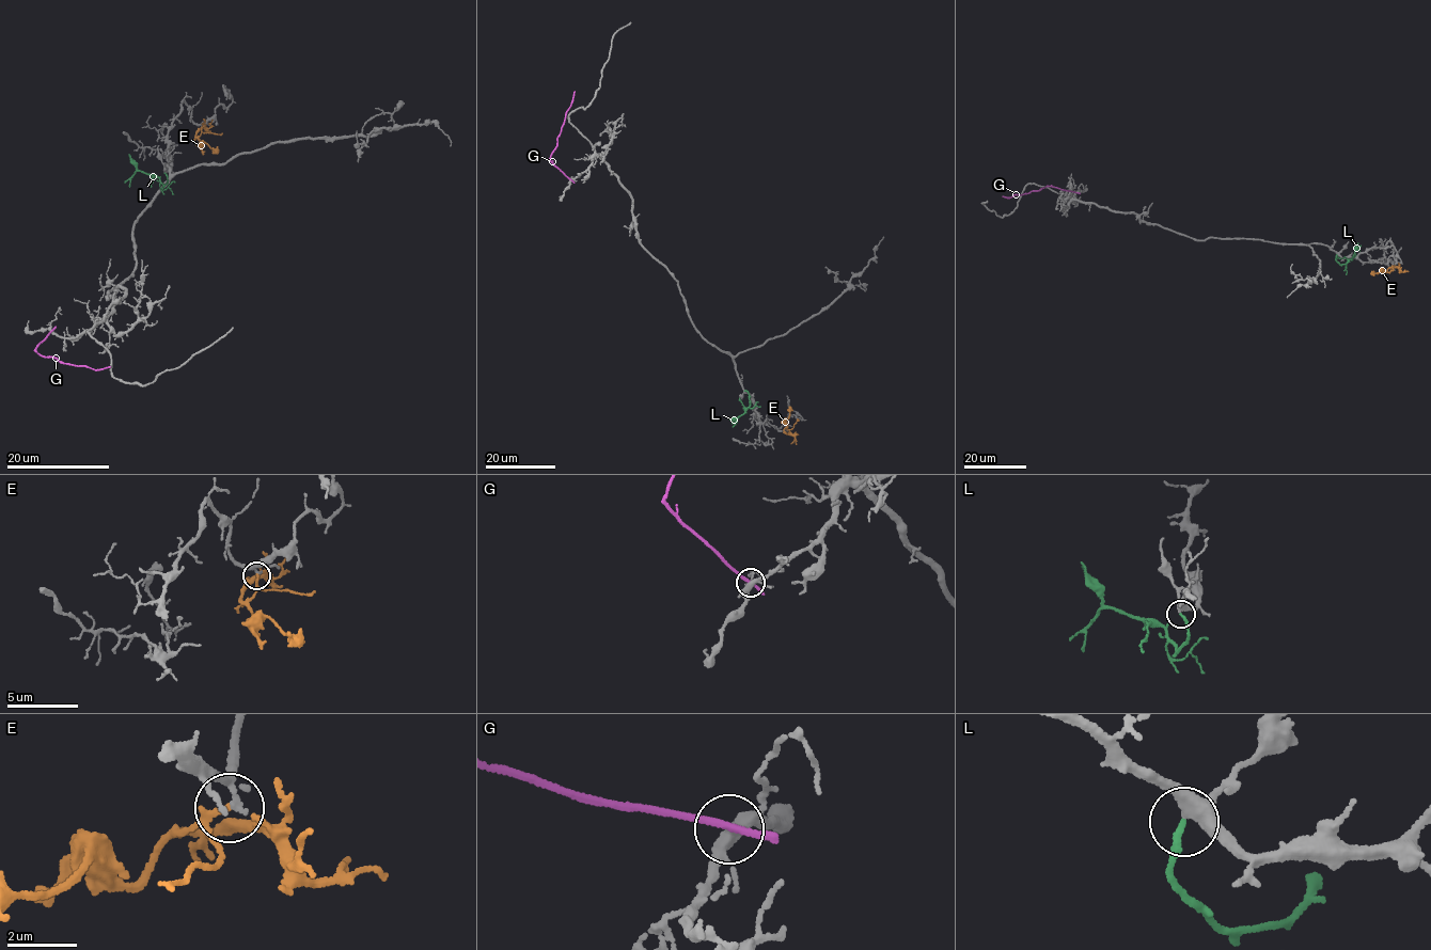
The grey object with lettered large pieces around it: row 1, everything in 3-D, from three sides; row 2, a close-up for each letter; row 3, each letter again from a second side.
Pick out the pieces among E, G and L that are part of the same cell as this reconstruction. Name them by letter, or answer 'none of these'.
L

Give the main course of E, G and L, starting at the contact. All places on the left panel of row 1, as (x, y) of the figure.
E: (202, 128), (198, 138), (201, 145), (204, 143), (213, 151), (217, 146)
G: (52, 330), (35, 348), (37, 353), (96, 370), (110, 366)
L: (164, 173), (168, 181), (163, 186), (154, 176), (138, 171), (129, 187)

